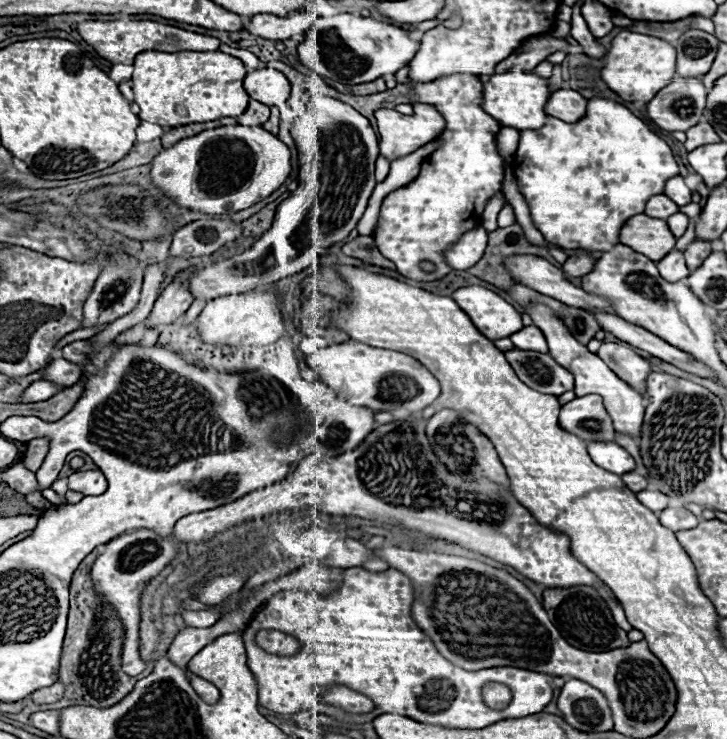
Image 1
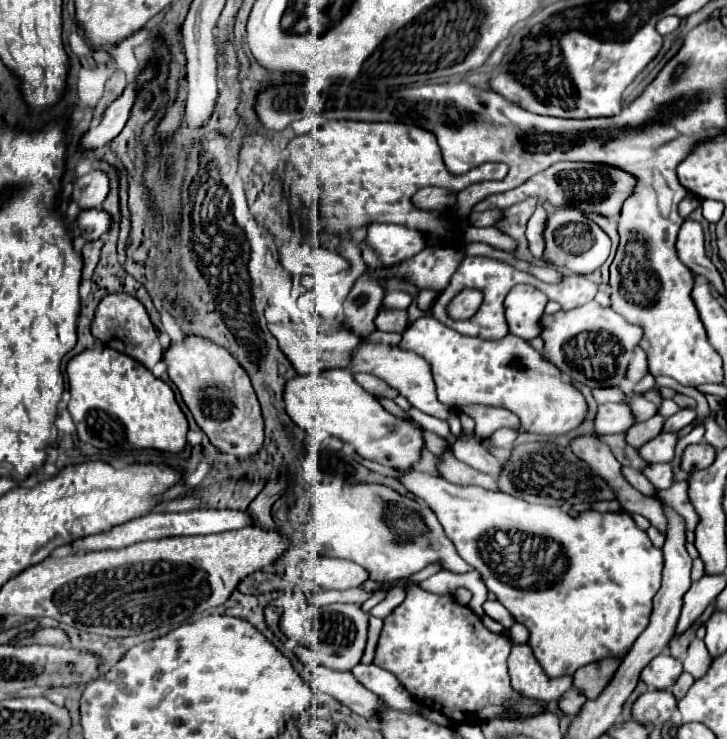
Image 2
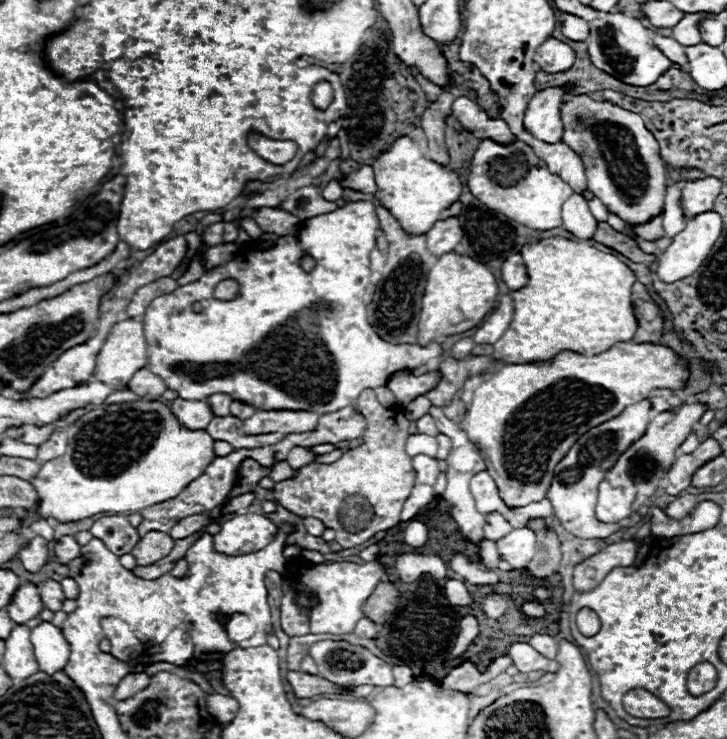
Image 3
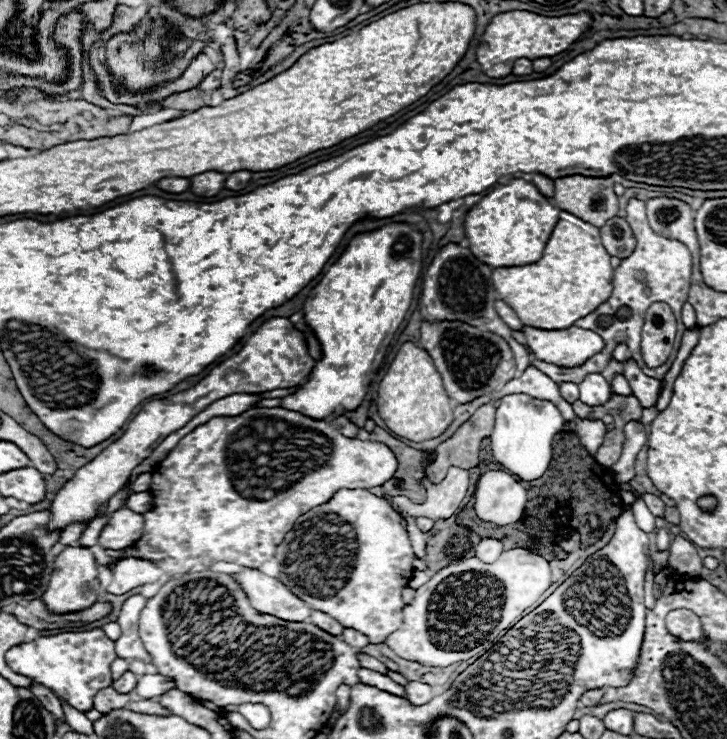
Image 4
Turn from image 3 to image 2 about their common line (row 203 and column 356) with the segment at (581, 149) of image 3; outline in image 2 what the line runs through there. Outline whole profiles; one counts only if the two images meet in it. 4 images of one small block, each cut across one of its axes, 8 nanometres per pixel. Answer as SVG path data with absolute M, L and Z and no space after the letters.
M330 604L316 608L314 634L318 638L314 650L324 666L332 670L352 670L352 666L360 662L366 648L368 612L362 610L362 604Z

